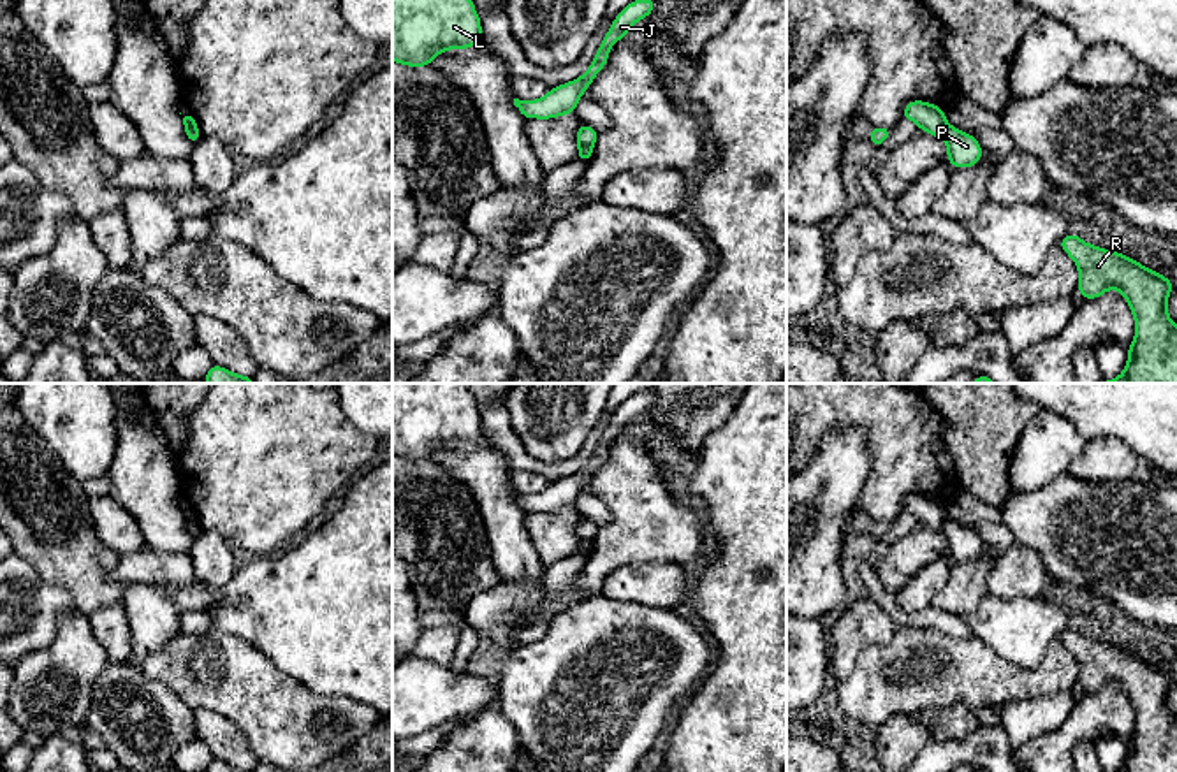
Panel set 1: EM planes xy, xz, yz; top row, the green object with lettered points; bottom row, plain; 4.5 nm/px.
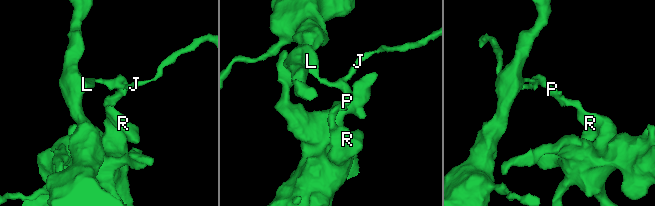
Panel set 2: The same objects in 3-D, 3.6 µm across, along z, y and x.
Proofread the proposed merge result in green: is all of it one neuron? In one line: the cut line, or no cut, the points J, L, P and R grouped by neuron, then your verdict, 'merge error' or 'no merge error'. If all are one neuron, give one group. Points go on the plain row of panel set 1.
cut in xy along (185, 519), (197, 524); J L / P R; merge error

